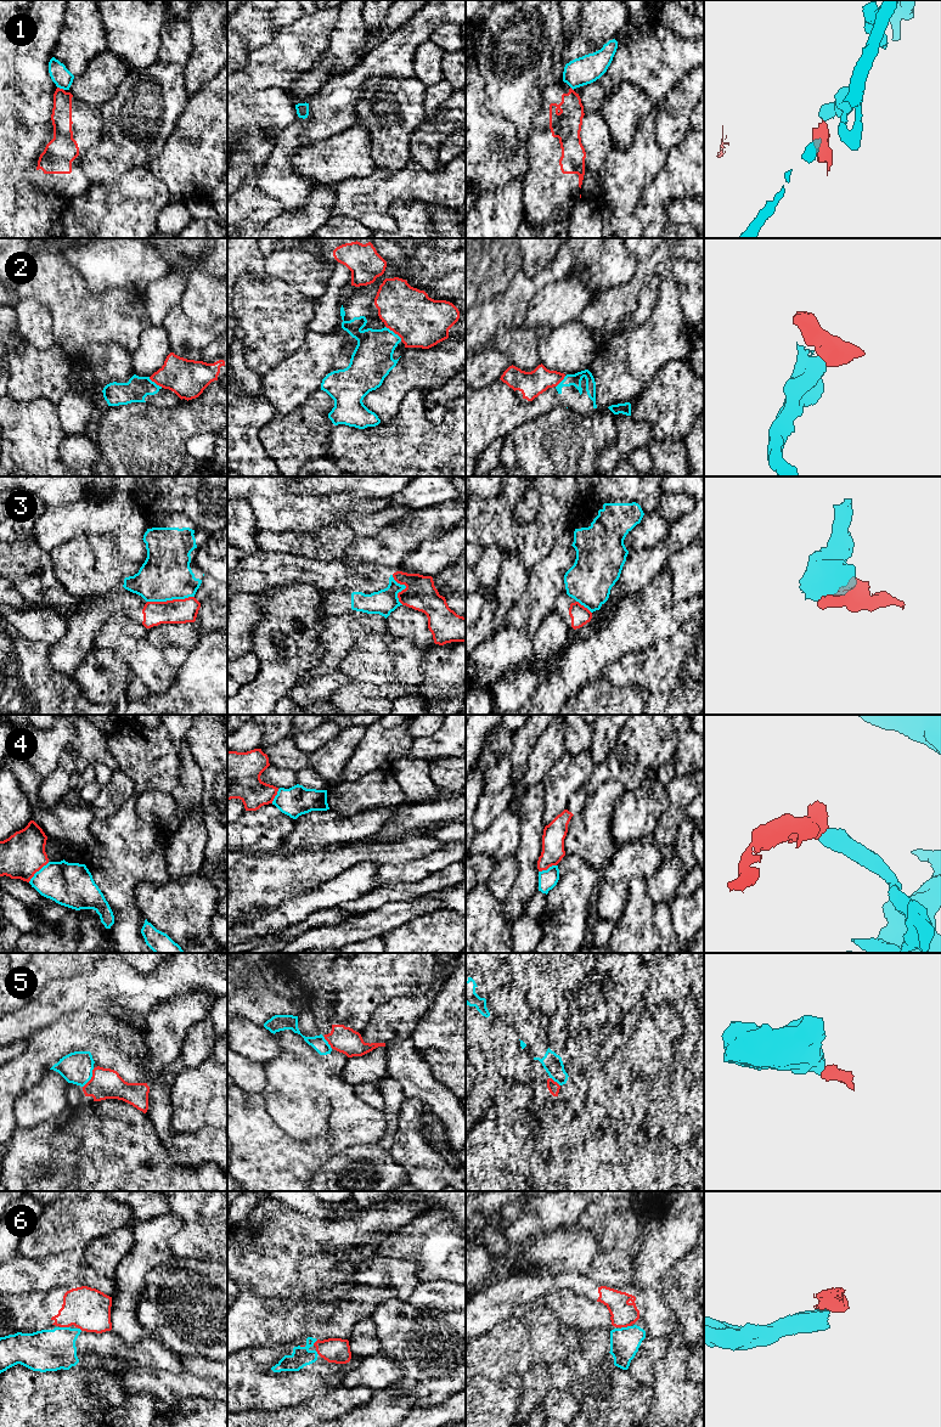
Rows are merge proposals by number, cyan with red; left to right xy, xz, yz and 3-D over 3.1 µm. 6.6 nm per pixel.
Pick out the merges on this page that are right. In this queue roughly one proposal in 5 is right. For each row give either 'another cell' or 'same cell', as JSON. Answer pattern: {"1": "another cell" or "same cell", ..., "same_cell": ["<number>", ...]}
{"1": "another cell", "2": "another cell", "3": "another cell", "4": "another cell", "5": "same cell", "6": "another cell", "same_cell": ["5"]}

